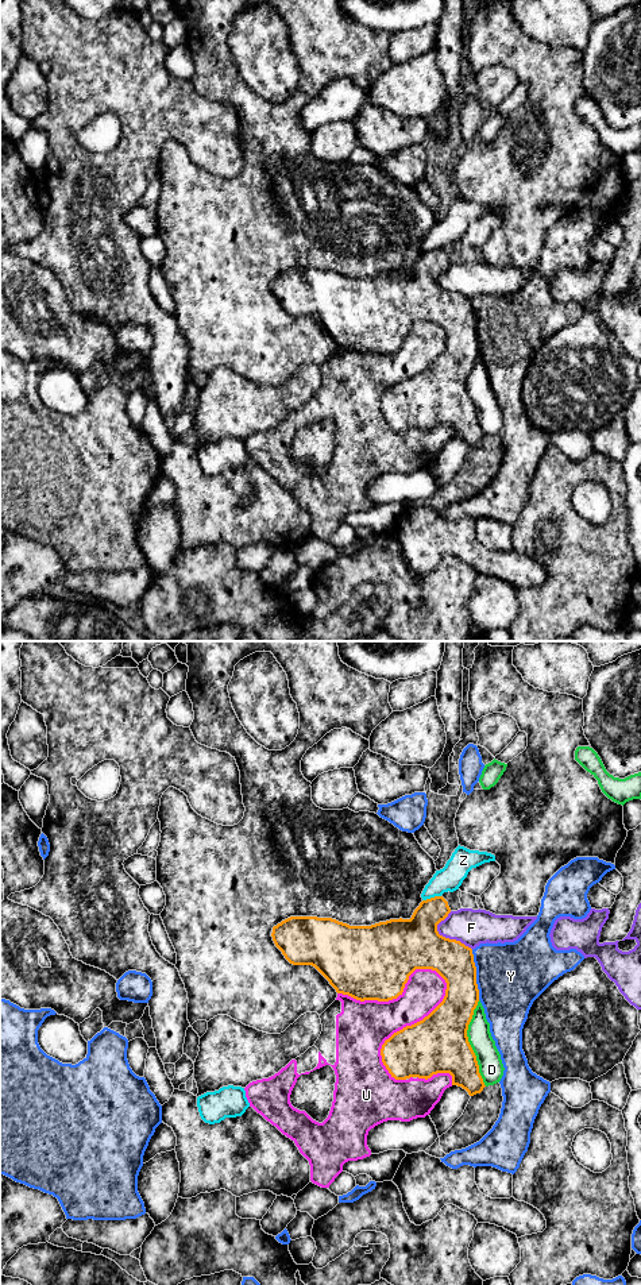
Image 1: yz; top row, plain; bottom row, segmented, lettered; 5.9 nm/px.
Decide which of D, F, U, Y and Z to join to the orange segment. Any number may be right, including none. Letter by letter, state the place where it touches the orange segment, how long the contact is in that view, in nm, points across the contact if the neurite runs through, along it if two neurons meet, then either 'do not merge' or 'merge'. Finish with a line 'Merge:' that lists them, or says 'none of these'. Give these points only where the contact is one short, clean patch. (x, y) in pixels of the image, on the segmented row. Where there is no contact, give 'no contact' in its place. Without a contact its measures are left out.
D: yz (468, 1044) | 500 nm | do not merge
F: yz (444, 937) | 260 nm | do not merge
U: yz (412, 1025) | 700 nm | do not merge
Y: yz (475, 975) | 300 nm | do not merge
Z: yz (431, 898) | 120 nm | do not merge
Merge: none of these

